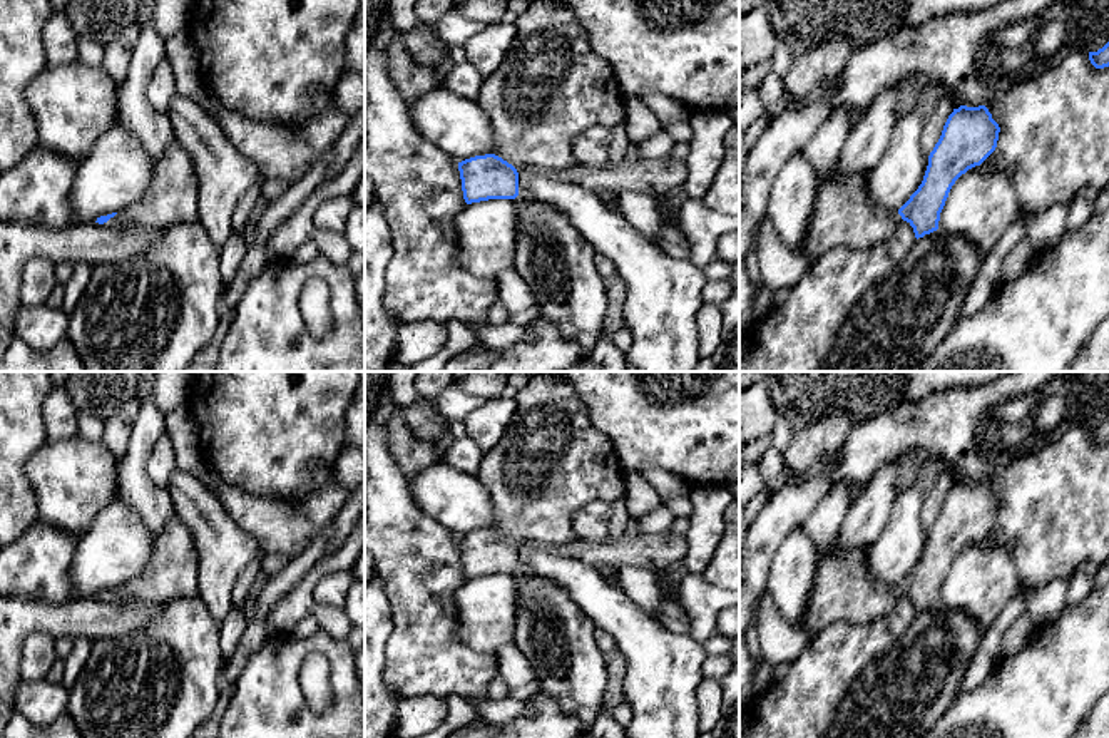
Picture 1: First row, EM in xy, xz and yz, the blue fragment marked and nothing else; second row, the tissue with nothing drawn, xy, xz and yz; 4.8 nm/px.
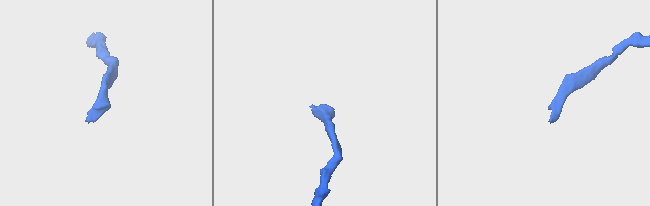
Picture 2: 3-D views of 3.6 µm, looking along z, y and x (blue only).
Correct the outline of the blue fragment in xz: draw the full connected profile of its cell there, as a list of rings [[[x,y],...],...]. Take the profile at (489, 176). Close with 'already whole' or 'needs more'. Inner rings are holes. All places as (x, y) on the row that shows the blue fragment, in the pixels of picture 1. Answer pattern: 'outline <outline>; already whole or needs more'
outline [[[537,0],[519,13],[517,37],[503,62],[485,77],[475,99],[487,114],[495,152],[458,162],[467,204],[519,196],[519,167],[550,171],[577,164],[574,142],[592,126],[614,129],[626,122],[622,89],[612,67],[590,47],[585,28],[564,0]]]; needs more

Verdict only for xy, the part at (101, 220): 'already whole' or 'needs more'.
needs more

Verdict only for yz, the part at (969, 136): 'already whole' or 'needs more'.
needs more

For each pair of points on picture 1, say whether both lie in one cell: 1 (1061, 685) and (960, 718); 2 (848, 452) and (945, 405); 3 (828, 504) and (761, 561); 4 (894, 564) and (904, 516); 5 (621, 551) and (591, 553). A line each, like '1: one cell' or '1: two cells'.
1: one cell
2: one cell
3: two cells
4: one cell
5: one cell

